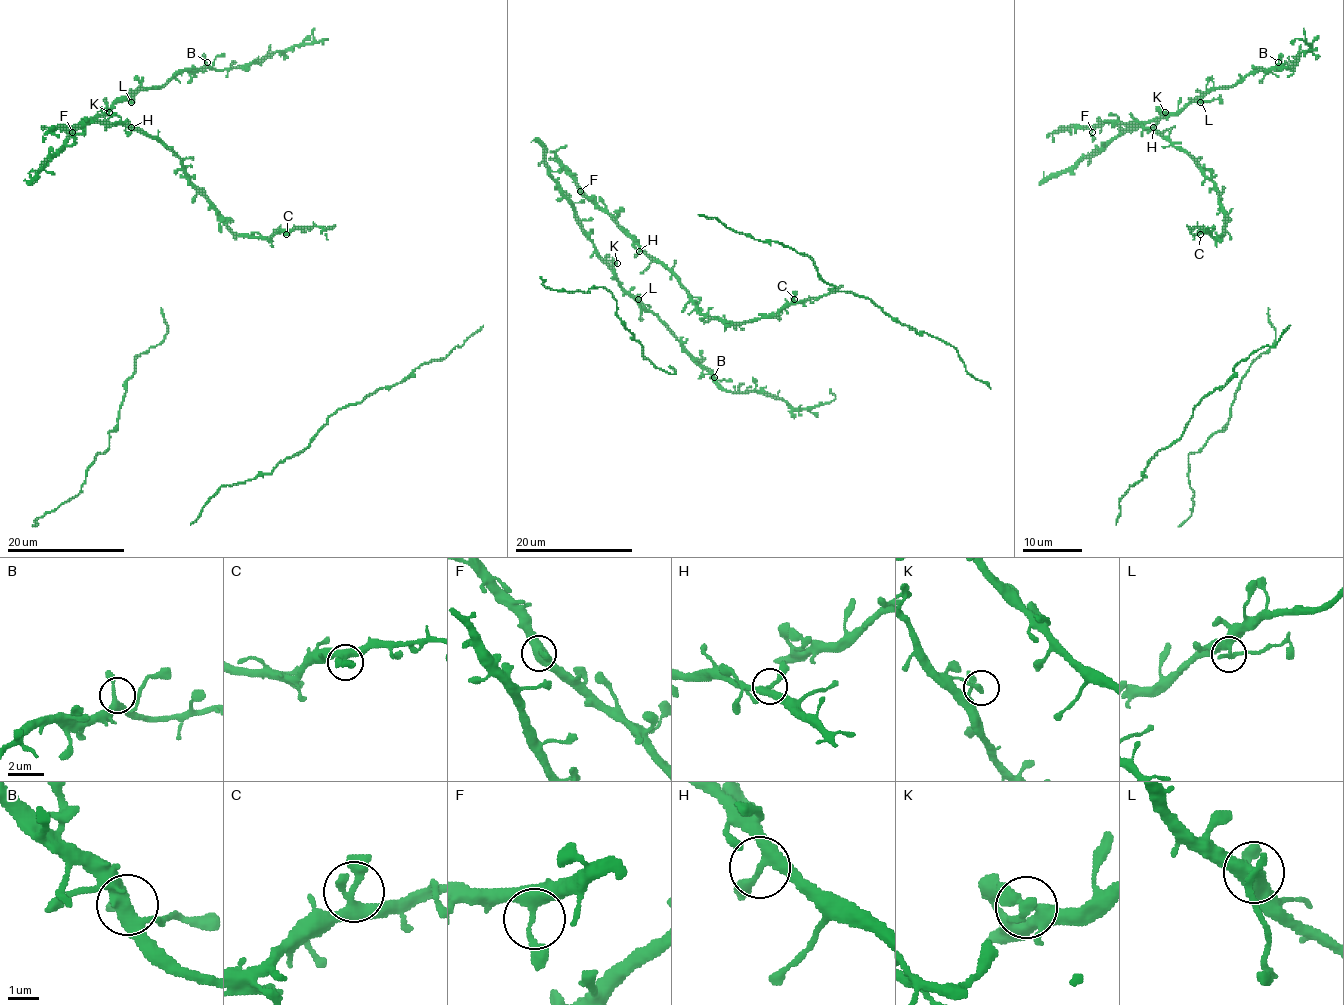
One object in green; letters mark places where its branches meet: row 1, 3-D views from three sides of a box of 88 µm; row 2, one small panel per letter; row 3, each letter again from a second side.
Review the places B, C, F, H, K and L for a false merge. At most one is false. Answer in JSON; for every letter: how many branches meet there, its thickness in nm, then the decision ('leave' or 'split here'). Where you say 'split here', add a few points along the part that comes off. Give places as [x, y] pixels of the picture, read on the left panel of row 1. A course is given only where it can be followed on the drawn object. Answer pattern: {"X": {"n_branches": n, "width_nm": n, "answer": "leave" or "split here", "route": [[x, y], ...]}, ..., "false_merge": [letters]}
{"B": {"n_branches": 3, "width_nm": 340, "answer": "leave"}, "C": {"n_branches": 3, "width_nm": 320, "answer": "leave"}, "F": {"n_branches": 3, "width_nm": 300, "answer": "leave"}, "H": {"n_branches": 3, "width_nm": 300, "answer": "leave"}, "K": {"n_branches": 3, "width_nm": 240, "answer": "leave"}, "L": {"n_branches": 3, "width_nm": 280, "answer": "split here"}, "false_merge": ["L"]}

